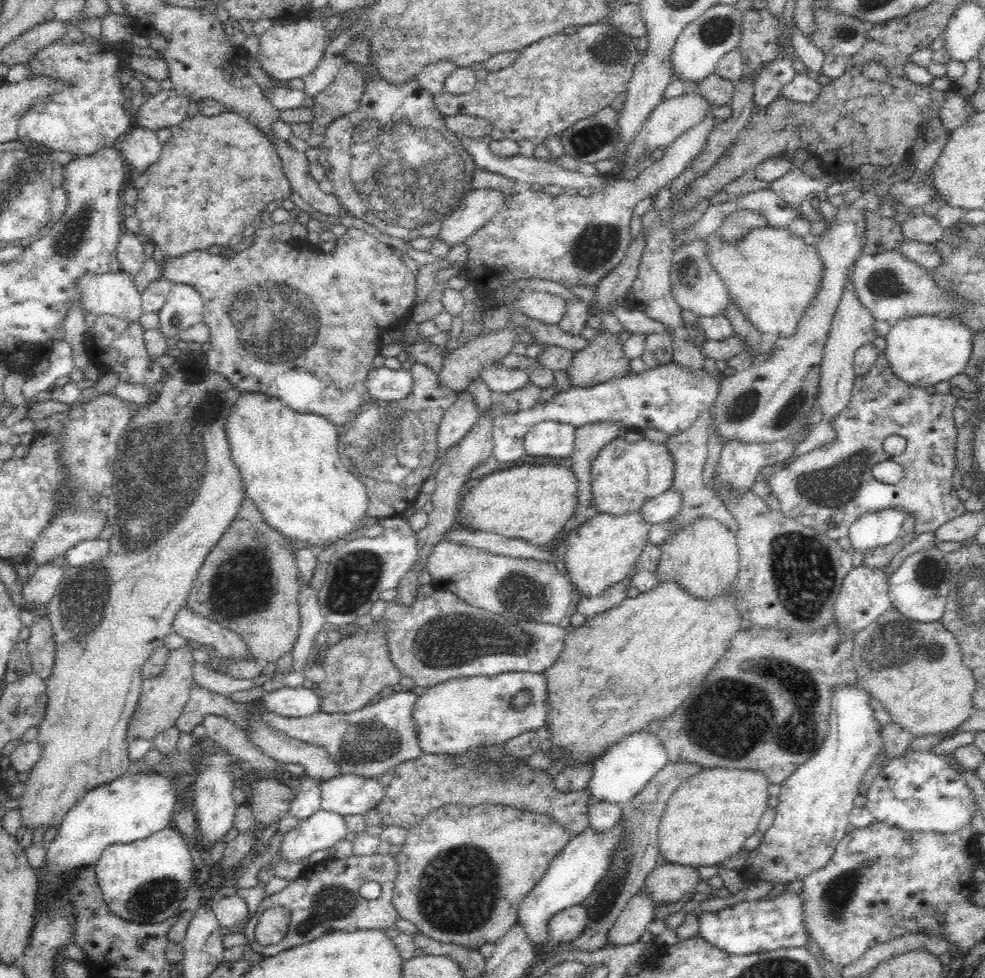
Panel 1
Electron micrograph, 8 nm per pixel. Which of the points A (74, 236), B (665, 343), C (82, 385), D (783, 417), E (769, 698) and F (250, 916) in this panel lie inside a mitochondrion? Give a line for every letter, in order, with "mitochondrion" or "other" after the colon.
A: mitochondrion
B: other
C: other
D: mitochondrion
E: mitochondrion
F: other

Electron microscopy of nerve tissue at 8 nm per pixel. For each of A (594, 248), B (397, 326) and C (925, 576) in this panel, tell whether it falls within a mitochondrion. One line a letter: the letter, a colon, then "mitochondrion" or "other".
A: mitochondrion
B: other
C: mitochondrion

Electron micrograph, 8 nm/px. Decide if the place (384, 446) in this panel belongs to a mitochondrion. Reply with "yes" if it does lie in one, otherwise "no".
yes

